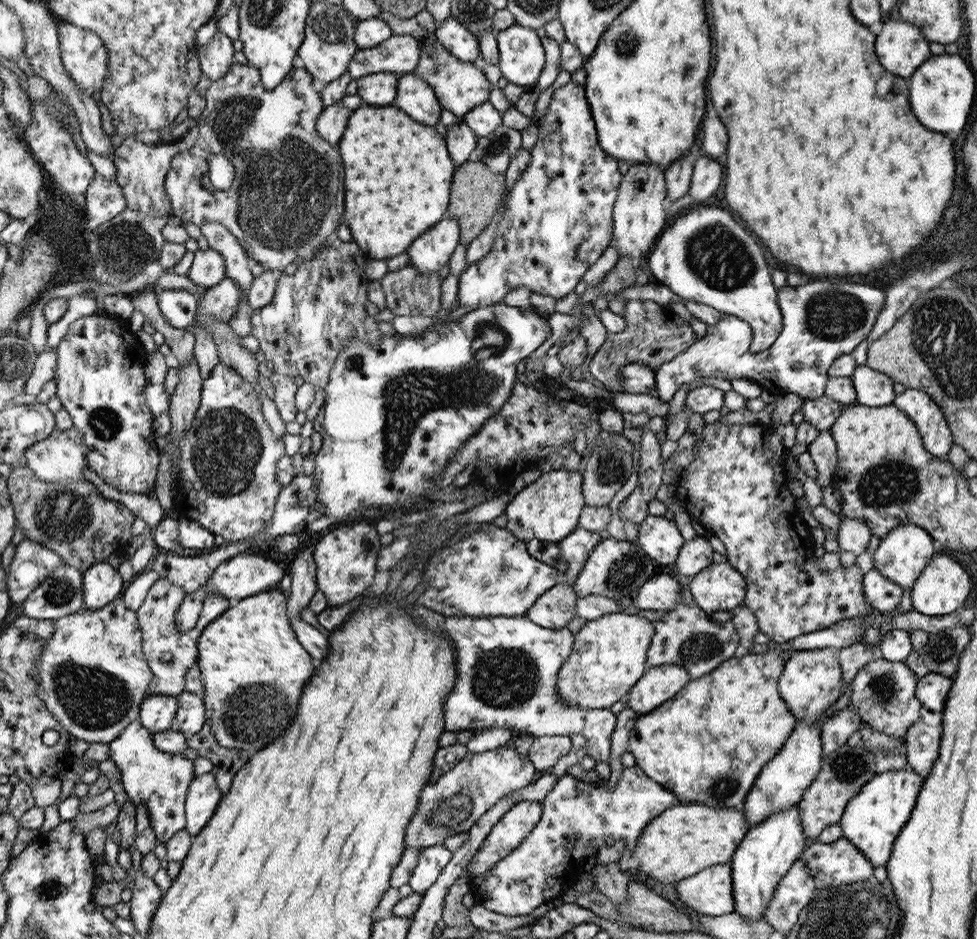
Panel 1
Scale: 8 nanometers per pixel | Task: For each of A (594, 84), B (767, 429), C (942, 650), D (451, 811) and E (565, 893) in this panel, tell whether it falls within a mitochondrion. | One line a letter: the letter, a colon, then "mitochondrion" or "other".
A: other
B: other
C: mitochondrion
D: mitochondrion
E: other

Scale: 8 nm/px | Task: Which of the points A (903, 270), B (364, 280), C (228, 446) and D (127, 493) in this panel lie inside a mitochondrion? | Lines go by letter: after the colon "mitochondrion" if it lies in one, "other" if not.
A: other
B: other
C: mitochondrion
D: other

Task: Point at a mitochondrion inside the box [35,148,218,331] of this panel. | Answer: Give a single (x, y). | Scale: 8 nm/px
(124, 246)

